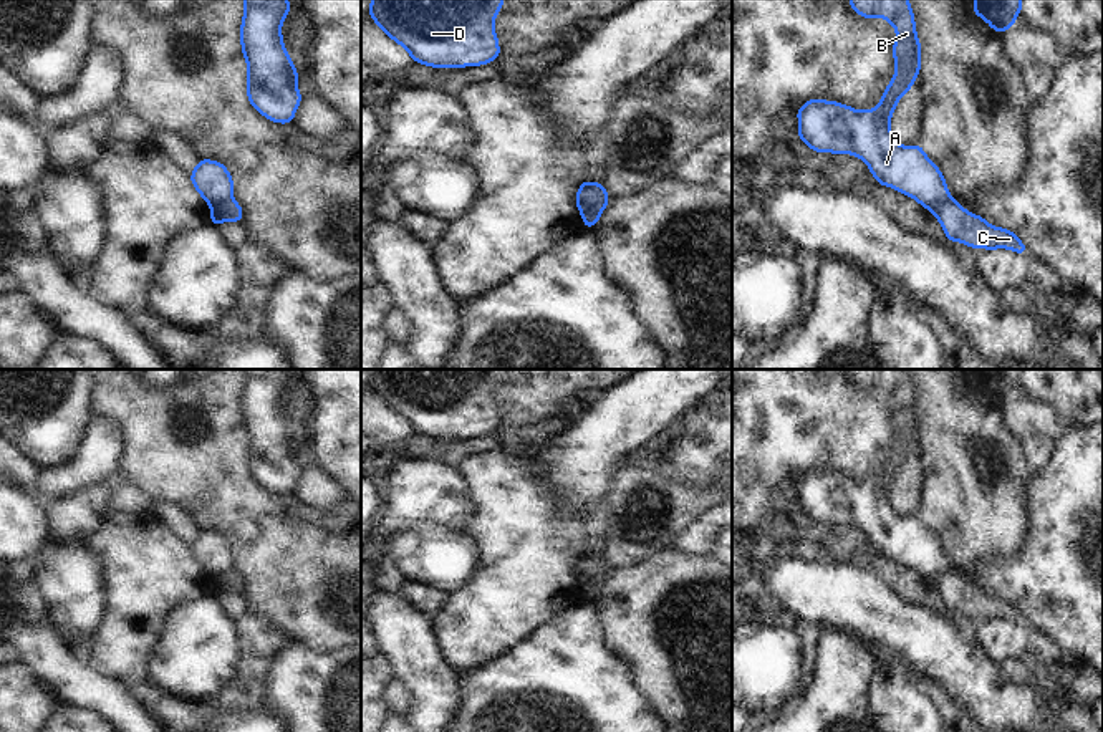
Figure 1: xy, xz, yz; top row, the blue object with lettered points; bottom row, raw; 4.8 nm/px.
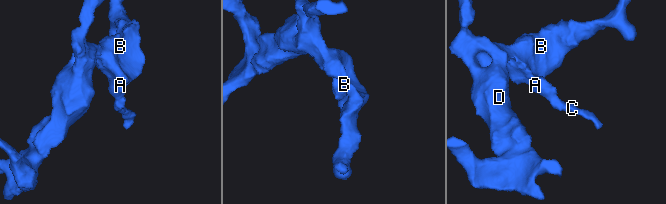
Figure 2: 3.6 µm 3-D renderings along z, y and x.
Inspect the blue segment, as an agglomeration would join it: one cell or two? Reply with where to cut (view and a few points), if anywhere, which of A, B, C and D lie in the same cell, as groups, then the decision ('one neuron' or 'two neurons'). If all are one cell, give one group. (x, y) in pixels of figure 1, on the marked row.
cut in xz along (606, 194), (593, 209), (582, 216); A B D / C; two neurons

